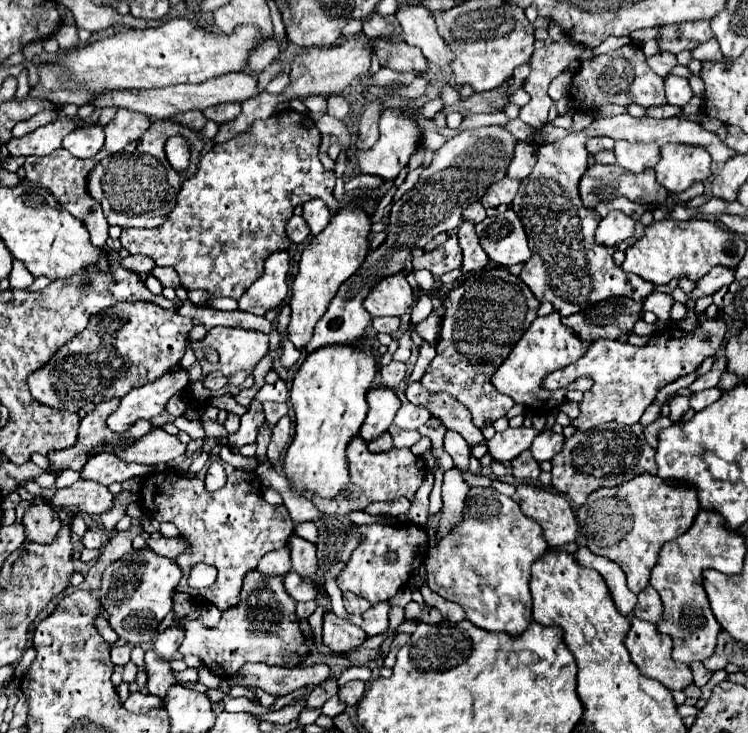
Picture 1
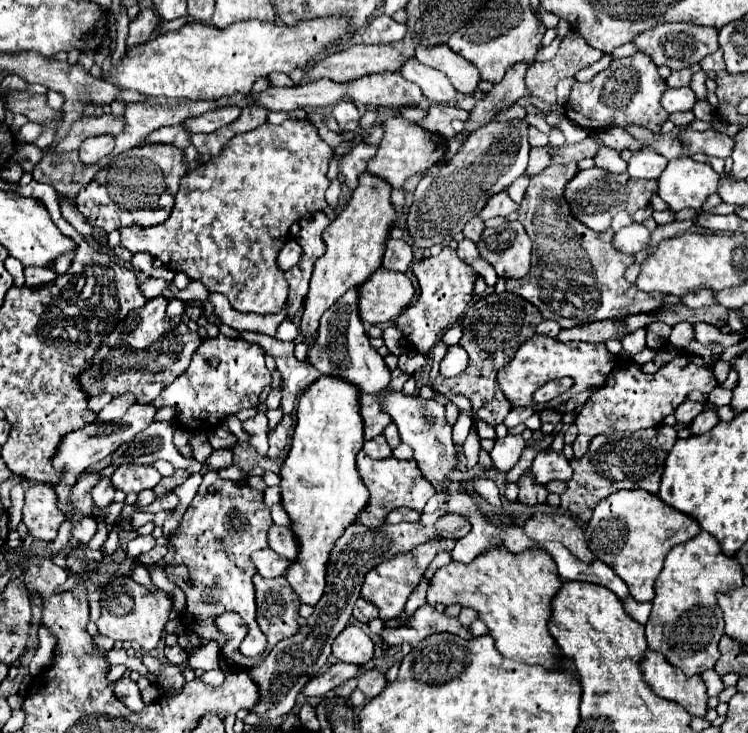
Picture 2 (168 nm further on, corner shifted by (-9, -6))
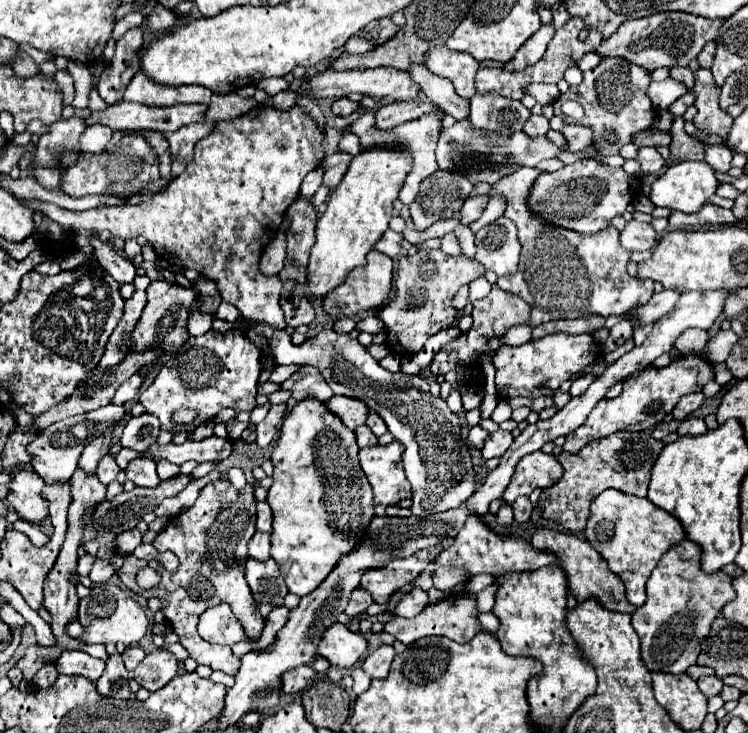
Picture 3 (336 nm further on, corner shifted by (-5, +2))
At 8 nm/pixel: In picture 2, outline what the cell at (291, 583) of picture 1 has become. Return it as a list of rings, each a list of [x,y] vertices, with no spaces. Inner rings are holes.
[[[320,377],[314,381],[308,389],[304,389],[304,395],[298,399],[298,411],[296,411],[296,429],[292,435],[292,447],[286,455],[282,467],[280,467],[280,499],[282,507],[288,513],[292,525],[292,533],[296,533],[296,539],[300,541],[300,557],[296,557],[294,563],[290,563],[286,571],[286,579],[306,605],[316,605],[324,593],[324,577],[326,577],[326,559],[330,557],[332,545],[338,541],[340,533],[352,523],[356,523],[358,513],[368,505],[368,489],[358,473],[356,467],[356,455],[362,449],[364,443],[364,427],[358,407],[358,389],[346,381],[340,381],[336,377]]]

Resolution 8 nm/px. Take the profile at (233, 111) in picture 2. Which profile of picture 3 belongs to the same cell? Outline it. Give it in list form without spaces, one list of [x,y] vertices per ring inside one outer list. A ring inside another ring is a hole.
[[[118,101],[114,105],[108,105],[104,111],[94,111],[88,119],[84,119],[86,125],[102,123],[110,129],[120,131],[142,131],[142,129],[154,129],[154,131],[176,131],[184,125],[204,121],[206,119],[208,105],[194,103],[194,105],[174,105],[168,109],[156,109],[146,105],[134,105],[128,101]]]

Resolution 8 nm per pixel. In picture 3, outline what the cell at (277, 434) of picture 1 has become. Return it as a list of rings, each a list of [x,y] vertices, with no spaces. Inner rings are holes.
[[[274,405],[270,407],[266,419],[256,425],[256,445],[258,447],[270,447],[270,443],[278,437],[280,427],[286,417],[286,405]]]

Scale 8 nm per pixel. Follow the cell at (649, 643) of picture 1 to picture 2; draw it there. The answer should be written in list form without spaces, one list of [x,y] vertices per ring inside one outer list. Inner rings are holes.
[[[648,651],[642,663],[644,681],[650,689],[678,705],[682,705],[692,717],[704,717],[708,711],[708,695],[702,677],[686,677],[676,671],[660,653]]]

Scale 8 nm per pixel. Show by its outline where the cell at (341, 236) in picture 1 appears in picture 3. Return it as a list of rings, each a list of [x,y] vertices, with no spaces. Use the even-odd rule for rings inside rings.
[[[370,149],[354,155],[344,179],[338,187],[332,189],[328,199],[328,209],[320,215],[316,225],[316,243],[310,253],[310,265],[308,265],[308,289],[314,297],[324,297],[332,289],[336,289],[346,275],[354,267],[362,267],[366,263],[366,255],[372,251],[374,243],[384,235],[388,229],[388,221],[392,219],[392,203],[398,199],[398,191],[404,183],[404,177],[410,169],[410,157],[408,153],[396,153],[392,149]]]

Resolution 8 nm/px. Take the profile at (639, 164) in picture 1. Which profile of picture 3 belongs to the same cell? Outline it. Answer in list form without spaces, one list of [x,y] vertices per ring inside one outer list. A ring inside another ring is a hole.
[[[640,147],[636,161],[642,167],[642,173],[656,173],[662,169],[662,165],[666,163],[664,157],[656,151],[656,147]]]

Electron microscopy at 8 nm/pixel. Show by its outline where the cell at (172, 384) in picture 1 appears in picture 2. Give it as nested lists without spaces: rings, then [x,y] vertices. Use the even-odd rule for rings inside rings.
[[[134,403],[128,413],[122,417],[122,421],[118,423],[104,423],[104,425],[86,425],[84,429],[76,429],[72,433],[66,433],[64,435],[64,441],[60,441],[60,453],[56,453],[56,457],[52,457],[52,467],[56,471],[62,471],[62,477],[60,481],[56,483],[56,495],[58,495],[58,509],[62,511],[64,517],[70,519],[72,523],[72,537],[76,537],[82,545],[88,543],[94,533],[96,533],[96,521],[94,517],[84,517],[84,513],[80,513],[78,509],[72,509],[70,505],[70,491],[72,491],[72,485],[78,481],[80,473],[86,471],[88,467],[100,463],[104,457],[108,457],[110,453],[114,453],[122,443],[130,441],[136,433],[140,433],[142,429],[146,429],[152,421],[154,421],[154,413],[156,413],[156,407],[152,405],[140,405],[140,403]]]

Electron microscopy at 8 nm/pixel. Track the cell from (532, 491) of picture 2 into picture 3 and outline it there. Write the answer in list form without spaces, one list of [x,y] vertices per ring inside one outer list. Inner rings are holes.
[[[518,497],[514,503],[512,503],[512,509],[514,509],[514,519],[518,523],[524,523],[530,519],[530,513],[532,513],[532,503],[530,503],[530,497]]]

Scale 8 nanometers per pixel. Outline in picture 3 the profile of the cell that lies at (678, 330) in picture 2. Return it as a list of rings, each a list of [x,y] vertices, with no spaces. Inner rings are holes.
[[[686,329],[674,343],[674,347],[680,353],[700,353],[708,343],[708,335],[706,331],[700,329]]]

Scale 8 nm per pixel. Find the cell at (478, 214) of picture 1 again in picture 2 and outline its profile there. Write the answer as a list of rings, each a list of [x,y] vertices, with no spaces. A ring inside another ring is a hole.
[[[472,217],[472,219],[466,223],[466,227],[462,229],[462,235],[464,235],[466,239],[478,243],[480,237],[482,237],[482,231],[484,231],[484,223],[482,223],[482,219],[480,219],[480,217]]]

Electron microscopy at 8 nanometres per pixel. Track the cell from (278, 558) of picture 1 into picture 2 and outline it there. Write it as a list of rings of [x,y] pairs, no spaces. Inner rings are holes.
[[[264,549],[264,551],[256,551],[252,553],[252,563],[256,565],[258,573],[266,579],[272,579],[272,577],[280,577],[286,573],[288,569],[288,559],[286,557],[280,557],[278,553],[274,553],[272,549]]]

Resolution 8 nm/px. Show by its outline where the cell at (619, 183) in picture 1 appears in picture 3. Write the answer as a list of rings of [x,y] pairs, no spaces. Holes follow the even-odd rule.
[[[582,159],[562,167],[560,171],[542,173],[532,189],[530,205],[540,217],[546,217],[548,223],[578,233],[596,233],[606,229],[612,217],[622,215],[626,207],[634,201],[636,193],[640,193],[638,177],[628,175],[622,167],[610,167],[594,159]]]

